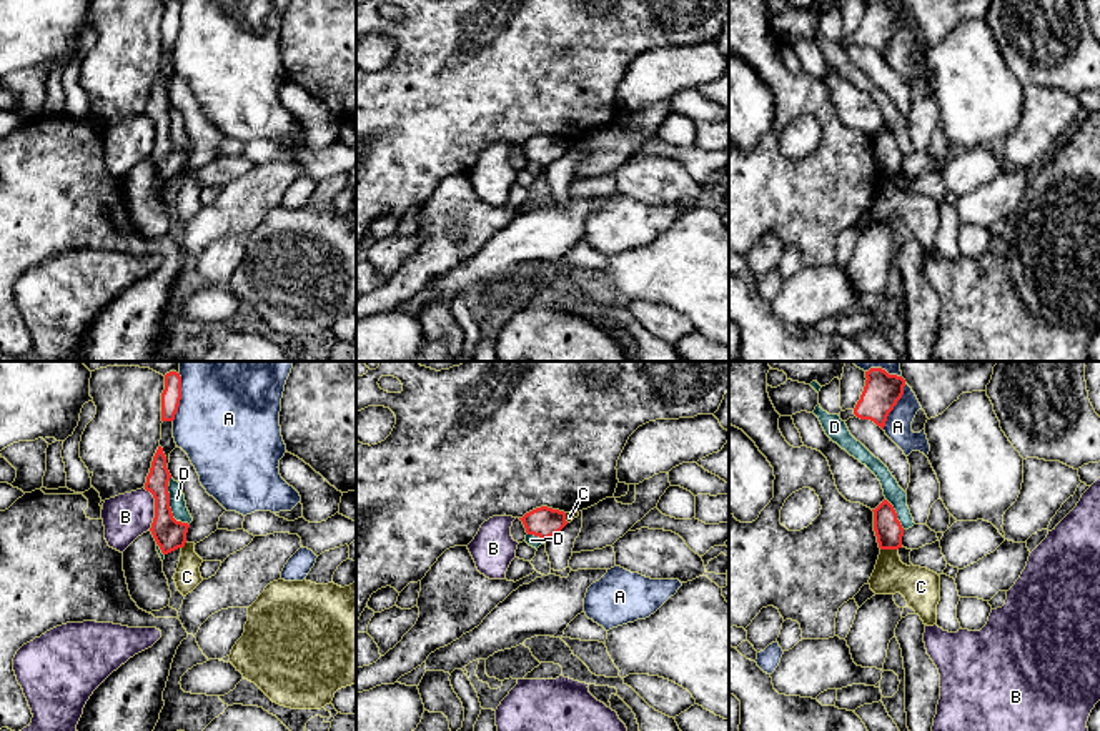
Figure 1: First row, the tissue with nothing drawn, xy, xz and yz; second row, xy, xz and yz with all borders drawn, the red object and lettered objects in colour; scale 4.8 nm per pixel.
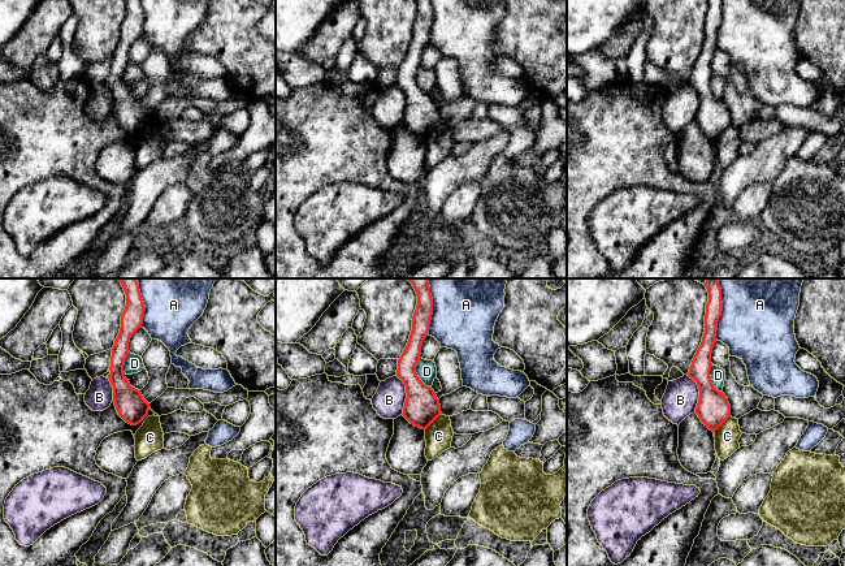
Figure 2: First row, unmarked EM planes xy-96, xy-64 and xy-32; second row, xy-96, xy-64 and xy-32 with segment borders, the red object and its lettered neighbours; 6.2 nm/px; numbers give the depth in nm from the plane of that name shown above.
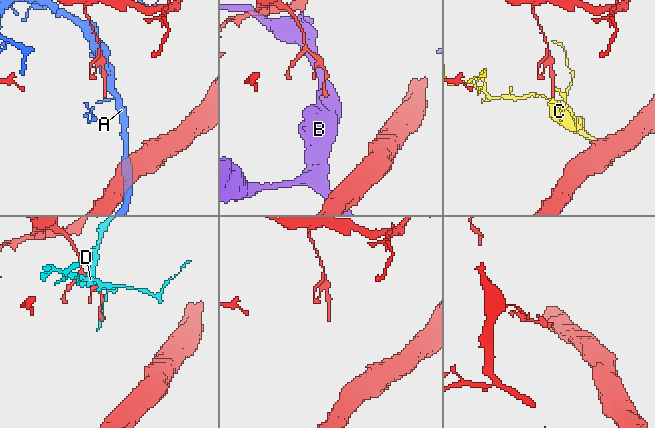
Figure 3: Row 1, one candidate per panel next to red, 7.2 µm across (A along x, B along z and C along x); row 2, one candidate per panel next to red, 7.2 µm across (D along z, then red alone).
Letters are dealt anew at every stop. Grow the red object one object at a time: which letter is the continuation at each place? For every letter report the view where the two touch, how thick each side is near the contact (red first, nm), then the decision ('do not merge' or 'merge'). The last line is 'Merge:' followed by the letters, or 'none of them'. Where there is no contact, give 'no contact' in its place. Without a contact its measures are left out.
A: meets red in xy; 100 nm thick on the red side, 480 nm on the other; do not merge
B: meets red in xy; 150 nm thick on the red side, 220 nm on the other; do not merge
C: meets red in yz; 140 nm thick on the red side, 190 nm on the other; do not merge
D: meets red in xy; 150 nm thick on the red side, 80 nm on the other; do not merge
Merge: none of them

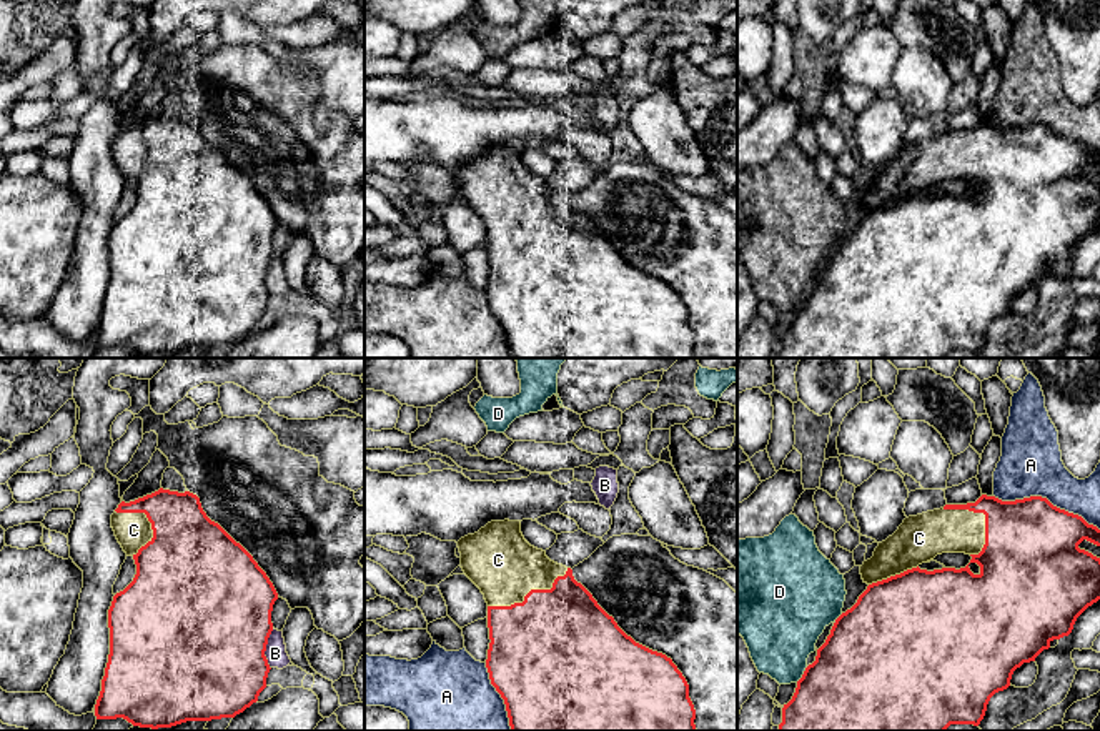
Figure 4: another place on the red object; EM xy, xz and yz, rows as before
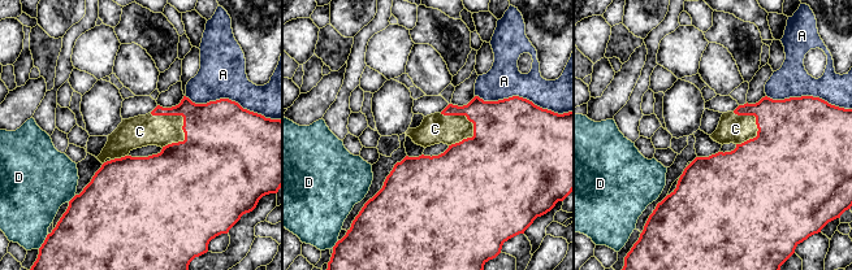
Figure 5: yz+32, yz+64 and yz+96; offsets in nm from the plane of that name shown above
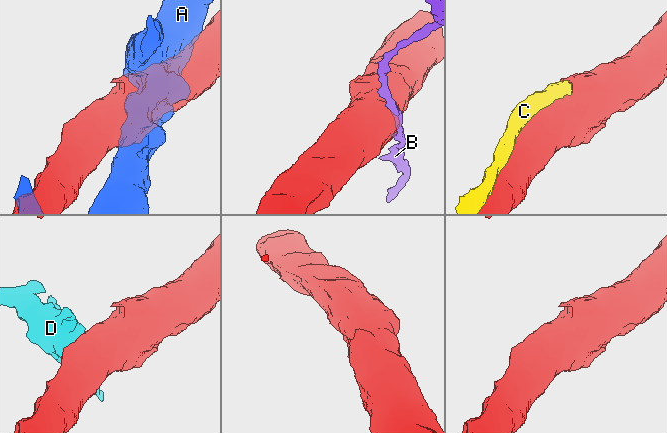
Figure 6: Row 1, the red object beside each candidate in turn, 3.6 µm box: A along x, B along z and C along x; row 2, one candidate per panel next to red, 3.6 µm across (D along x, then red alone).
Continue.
A: meets red in yz; 440 nm thick on the red side, 300 nm on the other; do not merge
B: meets red in xy; 500 nm thick on the red side, 100 nm on the other; do not merge
C: meets red in xz; 460 nm thick on the red side, 320 nm on the other; merge
D: meets red in yz; 500 nm thick on the red side, 360 nm on the other; do not merge
Merge: C

